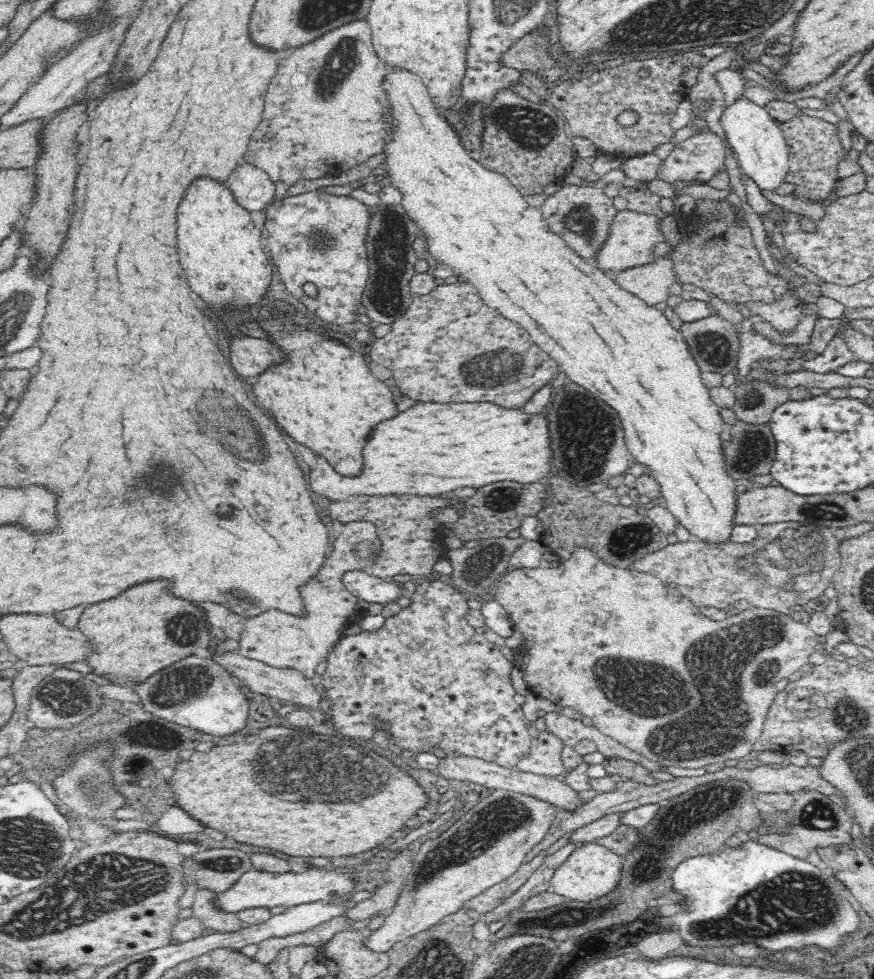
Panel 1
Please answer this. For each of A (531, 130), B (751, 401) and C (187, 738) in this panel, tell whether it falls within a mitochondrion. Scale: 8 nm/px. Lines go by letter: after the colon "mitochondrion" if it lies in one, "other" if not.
A: mitochondrion
B: mitochondrion
C: other

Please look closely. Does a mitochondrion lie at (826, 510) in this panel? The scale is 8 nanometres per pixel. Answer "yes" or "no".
yes

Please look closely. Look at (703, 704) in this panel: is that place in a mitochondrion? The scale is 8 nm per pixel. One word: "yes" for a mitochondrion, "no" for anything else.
yes

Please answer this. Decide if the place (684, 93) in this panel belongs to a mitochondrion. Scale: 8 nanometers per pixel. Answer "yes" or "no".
no

